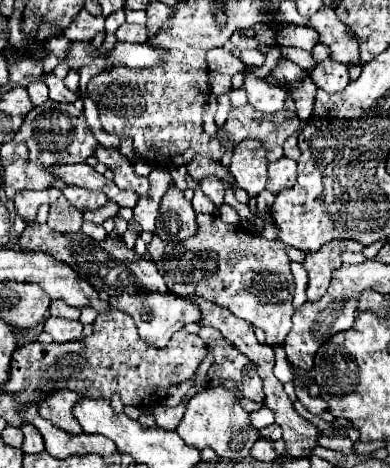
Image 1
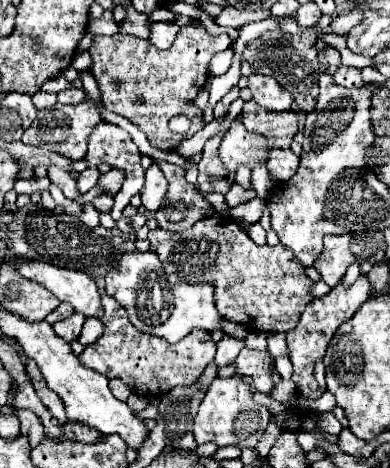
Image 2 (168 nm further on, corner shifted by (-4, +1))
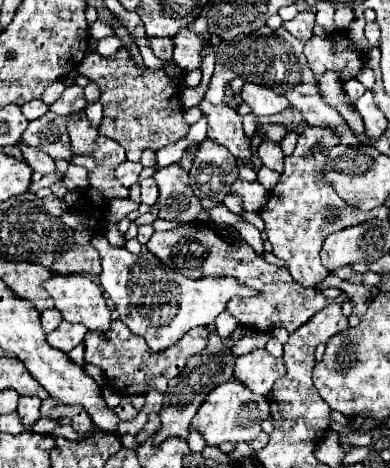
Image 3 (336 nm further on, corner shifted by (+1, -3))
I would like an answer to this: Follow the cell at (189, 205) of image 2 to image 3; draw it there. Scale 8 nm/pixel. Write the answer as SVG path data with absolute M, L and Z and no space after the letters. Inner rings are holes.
M181 164L159 169L153 176L159 184L159 216L163 220L179 220L181 224L203 224L209 220L207 210L187 184L187 170Z

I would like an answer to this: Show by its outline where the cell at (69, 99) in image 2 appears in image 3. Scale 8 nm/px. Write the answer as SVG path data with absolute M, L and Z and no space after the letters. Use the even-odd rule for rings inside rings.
M67 86L65 92L61 94L61 98L51 106L51 110L65 116L65 114L71 114L71 112L83 110L85 106L87 106L87 100L85 100L83 88L81 86Z

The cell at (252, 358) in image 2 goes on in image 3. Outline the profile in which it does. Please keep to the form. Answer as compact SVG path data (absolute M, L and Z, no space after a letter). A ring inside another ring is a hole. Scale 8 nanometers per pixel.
M253 350L247 356L237 358L235 378L245 380L255 394L267 396L273 384L285 376L285 370L281 358L273 358L267 350Z

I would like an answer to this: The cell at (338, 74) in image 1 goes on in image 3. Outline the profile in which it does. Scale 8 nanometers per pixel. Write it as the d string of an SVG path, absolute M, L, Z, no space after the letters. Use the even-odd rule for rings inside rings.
M349 80L349 84L343 84L343 88L345 88L345 94L349 96L351 102L357 102L357 98L365 94L365 86L357 80Z

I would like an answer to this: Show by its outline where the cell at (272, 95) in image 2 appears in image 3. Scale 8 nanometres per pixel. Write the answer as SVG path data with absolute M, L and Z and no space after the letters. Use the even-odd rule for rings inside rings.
M245 84L243 92L241 92L241 98L251 106L251 112L255 116L279 114L289 106L285 96L275 94L269 88L261 88L259 84Z

